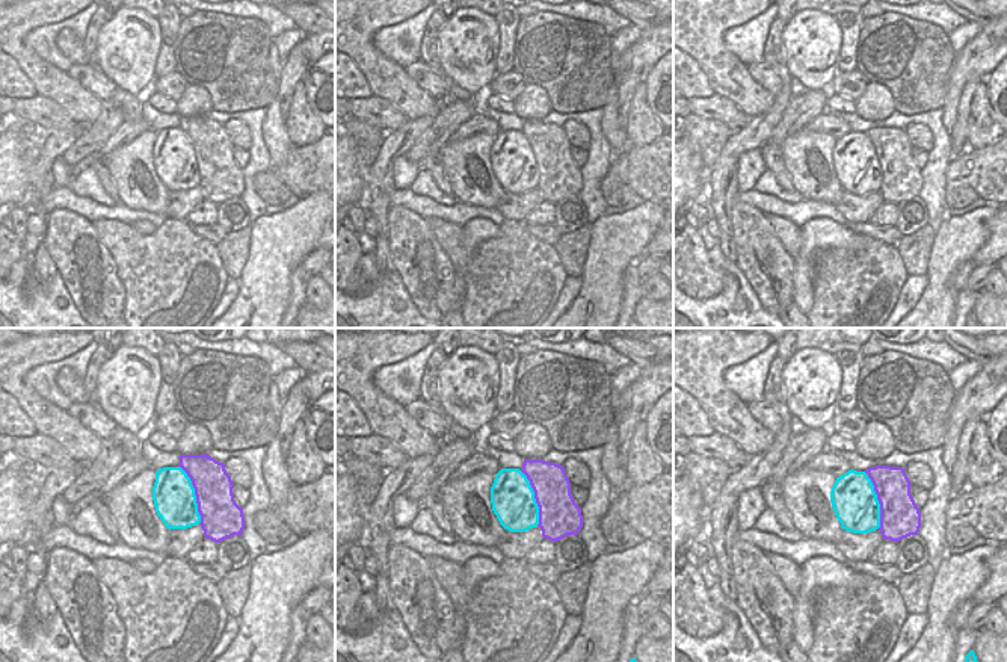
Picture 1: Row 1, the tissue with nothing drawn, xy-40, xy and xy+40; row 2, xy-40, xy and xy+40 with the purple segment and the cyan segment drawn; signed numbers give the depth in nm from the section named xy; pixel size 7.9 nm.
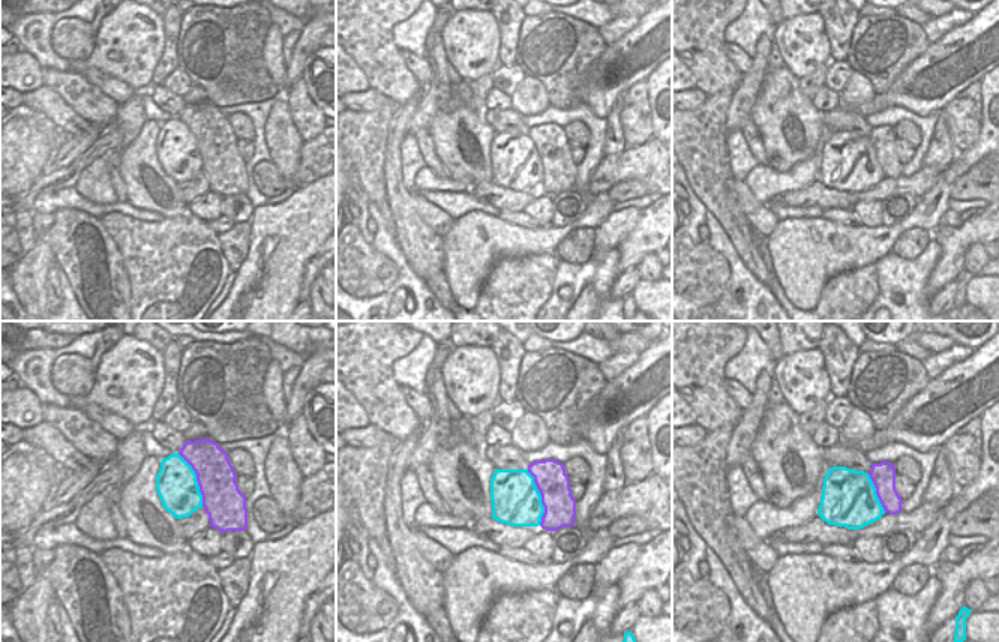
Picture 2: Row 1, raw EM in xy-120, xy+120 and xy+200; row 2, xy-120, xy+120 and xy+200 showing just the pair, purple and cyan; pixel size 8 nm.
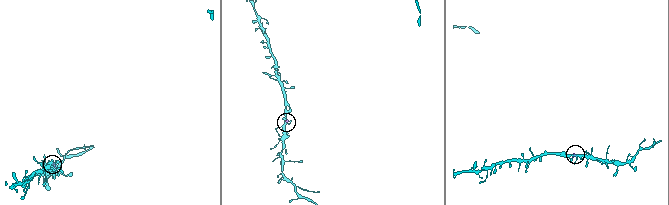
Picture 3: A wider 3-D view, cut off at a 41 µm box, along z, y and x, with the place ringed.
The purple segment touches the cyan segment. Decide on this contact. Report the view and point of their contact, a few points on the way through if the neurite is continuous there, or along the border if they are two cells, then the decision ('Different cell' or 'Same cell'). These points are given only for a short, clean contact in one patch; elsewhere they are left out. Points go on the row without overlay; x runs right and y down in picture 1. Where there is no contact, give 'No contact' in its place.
Touches purple at xy-40 (195, 156). Different cell

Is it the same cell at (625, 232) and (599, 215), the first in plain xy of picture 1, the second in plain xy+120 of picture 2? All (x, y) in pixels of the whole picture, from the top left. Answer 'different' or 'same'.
different

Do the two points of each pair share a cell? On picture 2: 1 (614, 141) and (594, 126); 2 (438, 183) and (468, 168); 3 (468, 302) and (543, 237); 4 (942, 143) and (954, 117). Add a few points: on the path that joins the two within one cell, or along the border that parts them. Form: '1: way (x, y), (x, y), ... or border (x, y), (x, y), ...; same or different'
1: border (606, 119), (603, 155); different
2: border (449, 177), (471, 185); different
3: way (468, 276), (500, 242), (518, 242); same
4: border (941, 113), (951, 144), (959, 152); different

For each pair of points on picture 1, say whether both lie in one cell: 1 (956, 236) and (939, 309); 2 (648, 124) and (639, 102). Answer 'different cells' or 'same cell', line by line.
1: same cell
2: same cell

